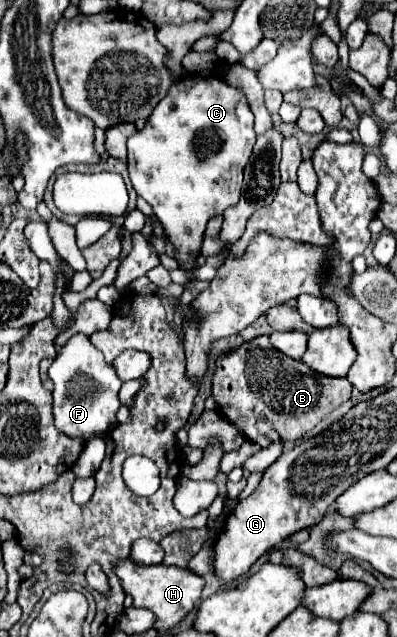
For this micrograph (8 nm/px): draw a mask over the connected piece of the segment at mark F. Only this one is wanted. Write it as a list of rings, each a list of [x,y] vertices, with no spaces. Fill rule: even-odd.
[[[74,334],[54,358],[48,370],[54,382],[54,426],[68,438],[78,438],[90,442],[92,438],[108,436],[110,430],[118,424],[116,412],[120,408],[118,392],[122,380],[118,378],[114,366],[104,362],[104,356],[90,344],[90,338],[84,334]]]

